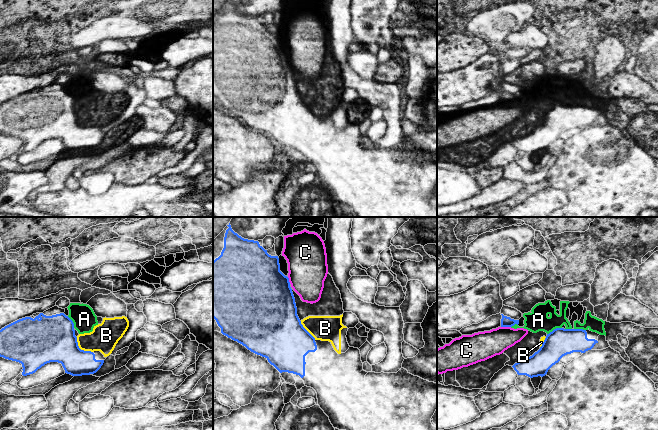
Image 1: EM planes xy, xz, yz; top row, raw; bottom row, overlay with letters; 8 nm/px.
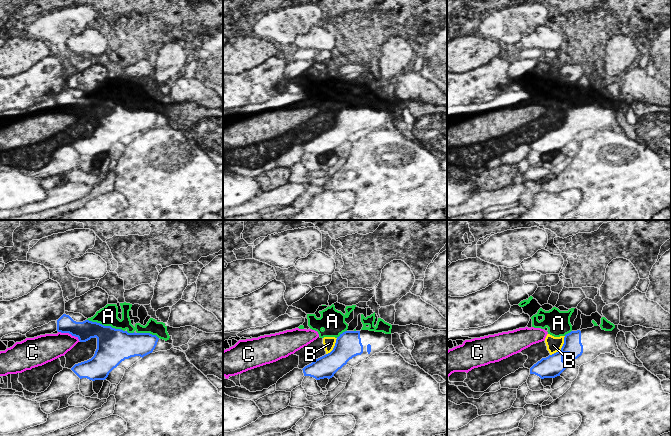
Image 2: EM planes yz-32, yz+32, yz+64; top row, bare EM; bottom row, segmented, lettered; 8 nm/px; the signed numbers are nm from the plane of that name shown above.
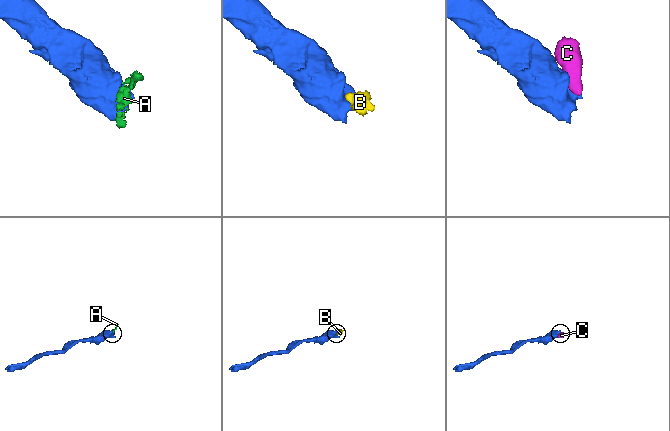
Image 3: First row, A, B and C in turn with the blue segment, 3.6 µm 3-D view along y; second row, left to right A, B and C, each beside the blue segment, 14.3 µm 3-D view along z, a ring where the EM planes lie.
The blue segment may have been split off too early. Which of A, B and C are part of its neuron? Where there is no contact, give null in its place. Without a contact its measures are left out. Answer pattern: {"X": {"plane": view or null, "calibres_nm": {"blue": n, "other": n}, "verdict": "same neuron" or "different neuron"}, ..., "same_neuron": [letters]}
{"A": {"plane": "yz", "calibres_nm": {"blue": 220, "other": 170}, "verdict": "different neuron"}, "B": {"plane": "xy", "calibres_nm": {"blue": 360, "other": 220}, "verdict": "different neuron"}, "C": {"plane": "yz", "calibres_nm": {"blue": 80, "other": 220}, "verdict": "different neuron"}, "same_neuron": []}

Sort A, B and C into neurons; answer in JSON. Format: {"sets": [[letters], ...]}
{"sets": [["A"], ["B", "C"]]}

